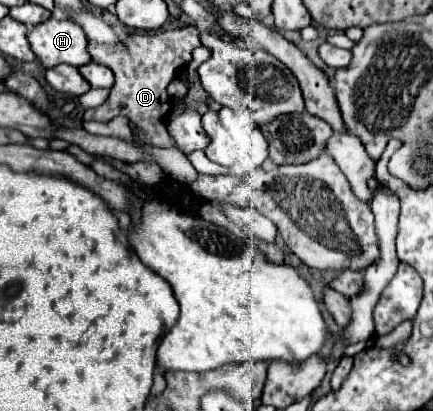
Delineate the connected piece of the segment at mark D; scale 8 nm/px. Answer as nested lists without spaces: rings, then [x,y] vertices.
[[[178,27],[178,29],[162,29],[154,31],[154,35],[146,33],[132,33],[128,41],[116,43],[116,45],[100,45],[90,41],[88,51],[92,59],[100,59],[102,65],[110,67],[116,81],[110,97],[94,109],[86,109],[84,119],[86,121],[110,121],[118,115],[126,115],[140,131],[142,135],[136,135],[134,139],[138,143],[154,145],[154,147],[172,147],[172,135],[166,129],[168,113],[170,113],[170,97],[166,93],[166,87],[172,79],[176,79],[178,69],[188,65],[192,61],[192,51],[200,47],[198,29],[196,27]]]

